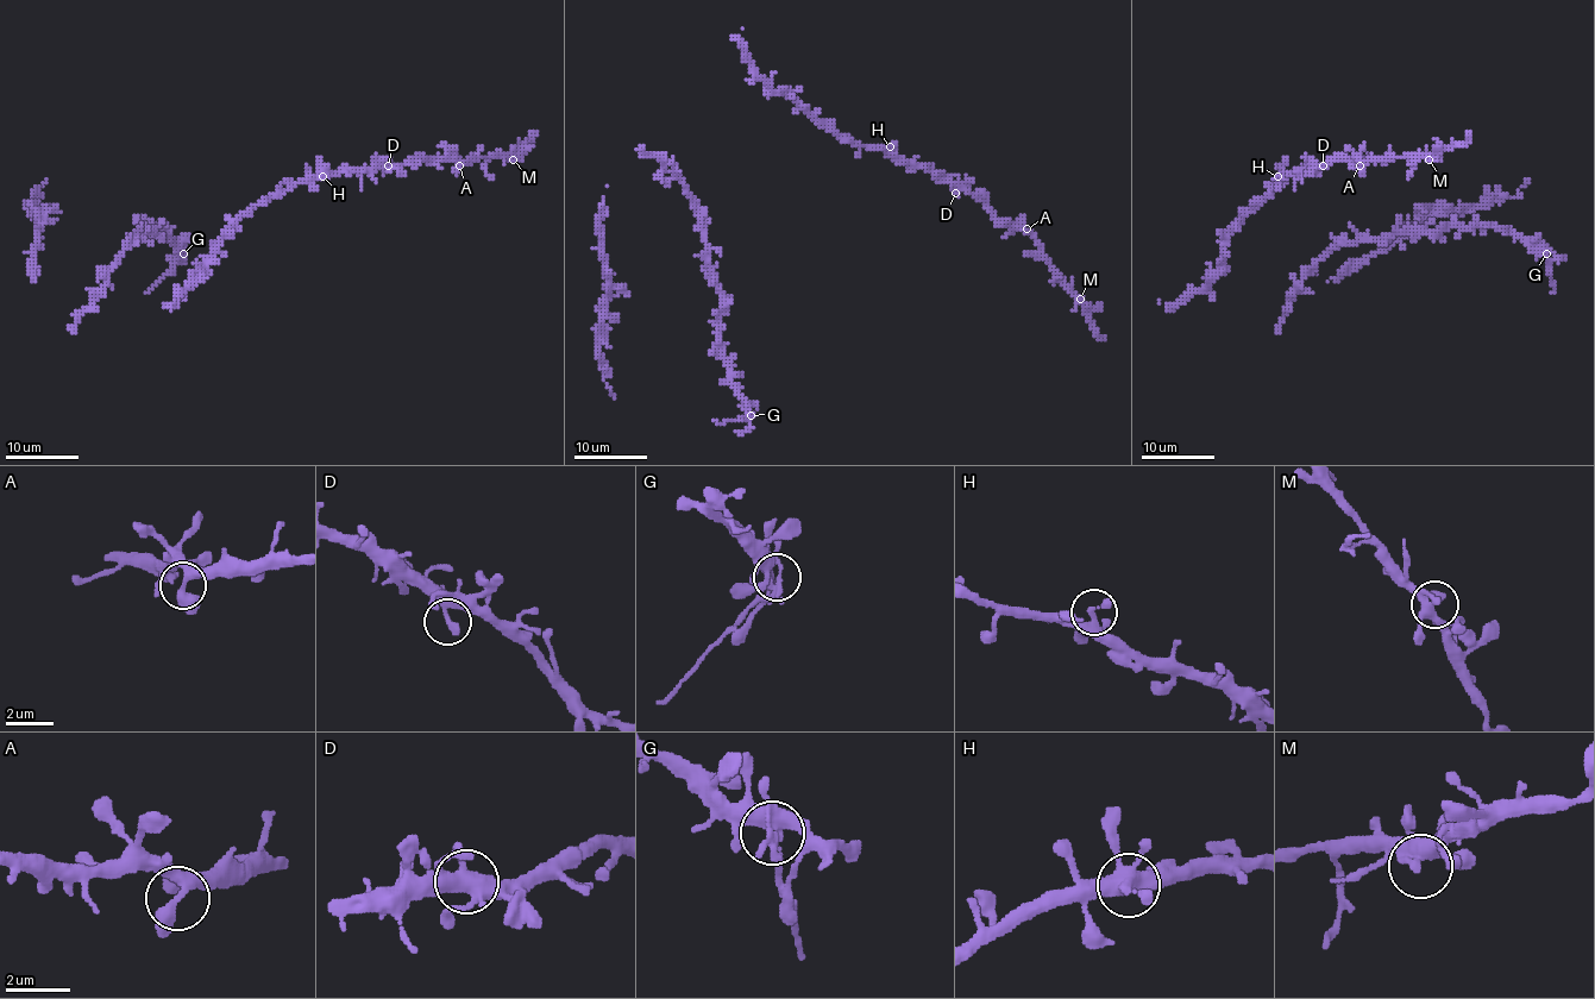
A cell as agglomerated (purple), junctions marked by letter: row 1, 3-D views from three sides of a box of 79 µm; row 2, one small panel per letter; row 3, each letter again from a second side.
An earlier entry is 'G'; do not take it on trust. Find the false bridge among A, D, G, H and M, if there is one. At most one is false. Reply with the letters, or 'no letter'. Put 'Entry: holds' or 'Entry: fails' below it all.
G
Entry: holds

